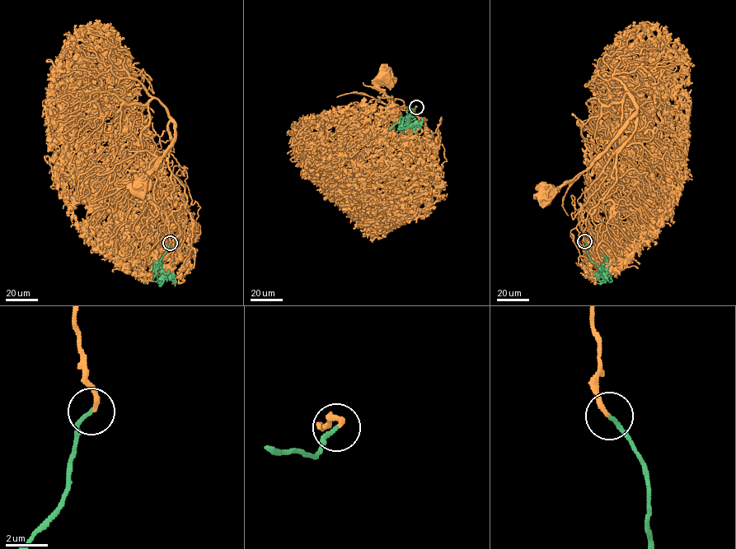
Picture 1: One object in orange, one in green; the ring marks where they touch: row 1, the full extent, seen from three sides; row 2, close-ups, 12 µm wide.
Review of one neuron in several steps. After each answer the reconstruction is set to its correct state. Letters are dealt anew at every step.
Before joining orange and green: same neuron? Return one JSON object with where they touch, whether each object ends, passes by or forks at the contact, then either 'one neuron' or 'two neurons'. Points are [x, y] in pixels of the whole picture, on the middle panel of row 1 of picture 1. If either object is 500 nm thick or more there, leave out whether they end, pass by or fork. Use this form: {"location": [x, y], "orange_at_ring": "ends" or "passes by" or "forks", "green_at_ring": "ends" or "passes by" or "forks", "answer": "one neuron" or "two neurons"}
{"location": [416, 107], "orange_at_ring": "ends", "green_at_ring": "ends", "answer": "one neuron"}

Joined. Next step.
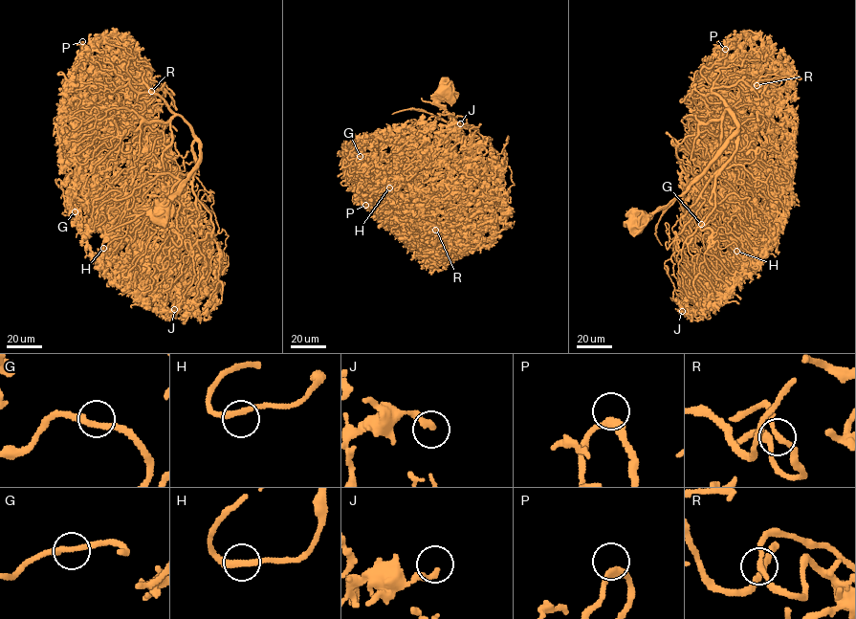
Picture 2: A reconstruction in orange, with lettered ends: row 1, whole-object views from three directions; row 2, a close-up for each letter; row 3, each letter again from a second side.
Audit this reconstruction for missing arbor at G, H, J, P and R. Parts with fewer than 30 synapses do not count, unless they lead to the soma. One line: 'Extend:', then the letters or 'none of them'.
Extend: none of them

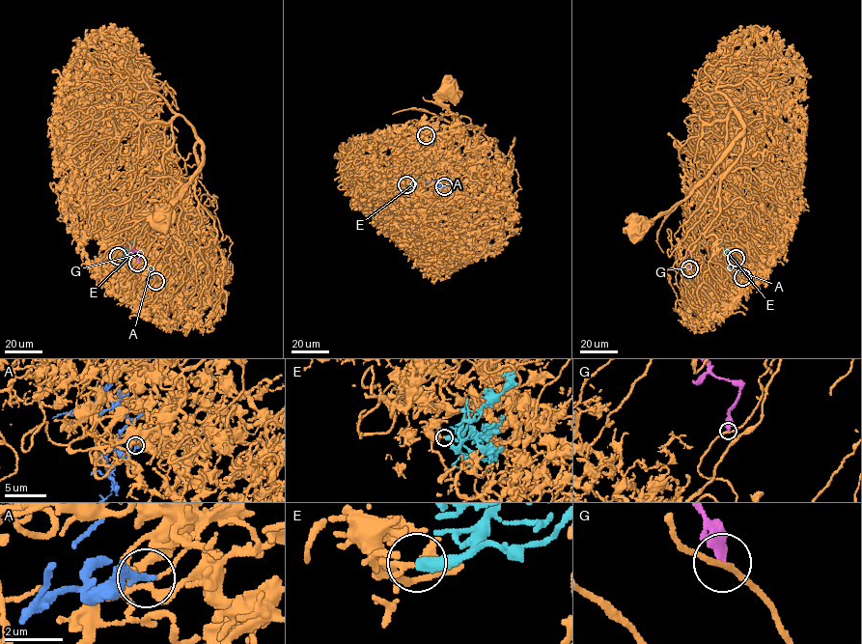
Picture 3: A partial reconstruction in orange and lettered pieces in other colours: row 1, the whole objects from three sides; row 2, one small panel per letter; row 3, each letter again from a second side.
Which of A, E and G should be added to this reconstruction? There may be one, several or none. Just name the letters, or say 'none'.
E

